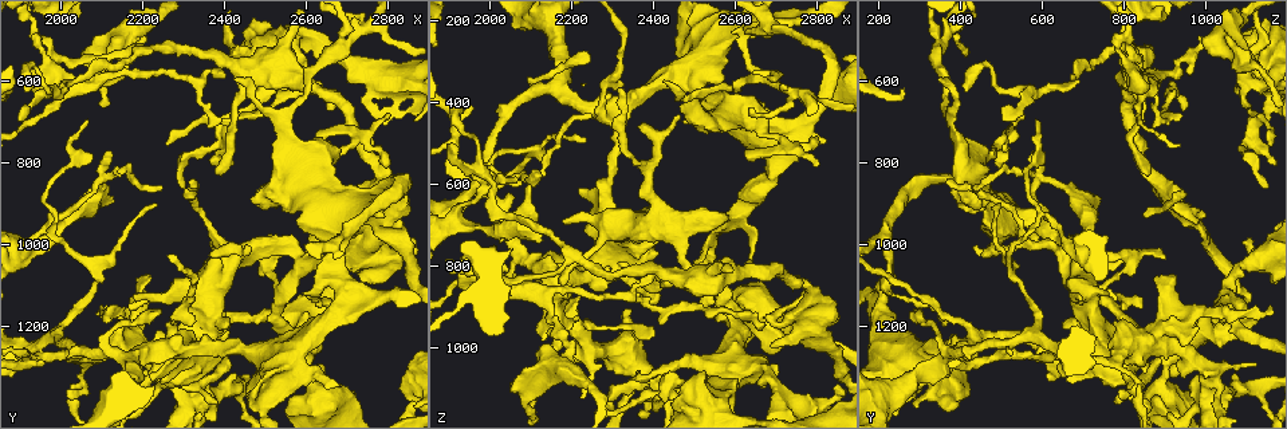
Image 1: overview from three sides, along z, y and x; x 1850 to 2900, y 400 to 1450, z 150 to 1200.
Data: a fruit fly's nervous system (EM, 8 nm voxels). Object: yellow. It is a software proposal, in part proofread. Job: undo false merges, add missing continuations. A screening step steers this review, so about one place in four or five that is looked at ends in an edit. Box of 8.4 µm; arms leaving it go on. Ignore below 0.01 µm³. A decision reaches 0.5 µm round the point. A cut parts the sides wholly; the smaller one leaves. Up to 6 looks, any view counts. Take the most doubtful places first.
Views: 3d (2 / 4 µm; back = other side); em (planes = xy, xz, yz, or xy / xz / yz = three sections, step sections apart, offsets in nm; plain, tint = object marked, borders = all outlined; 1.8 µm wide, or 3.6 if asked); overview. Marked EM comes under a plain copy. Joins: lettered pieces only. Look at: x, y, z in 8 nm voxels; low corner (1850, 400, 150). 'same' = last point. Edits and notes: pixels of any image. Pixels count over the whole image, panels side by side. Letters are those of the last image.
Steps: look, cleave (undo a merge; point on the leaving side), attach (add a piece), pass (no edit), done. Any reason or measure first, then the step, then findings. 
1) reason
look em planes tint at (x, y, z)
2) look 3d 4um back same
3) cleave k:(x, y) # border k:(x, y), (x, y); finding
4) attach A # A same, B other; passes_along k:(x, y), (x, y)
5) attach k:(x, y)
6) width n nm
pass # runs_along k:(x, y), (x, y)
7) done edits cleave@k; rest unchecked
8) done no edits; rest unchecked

touches itself
look em xz step 8 tint at (2090, 845, 595)

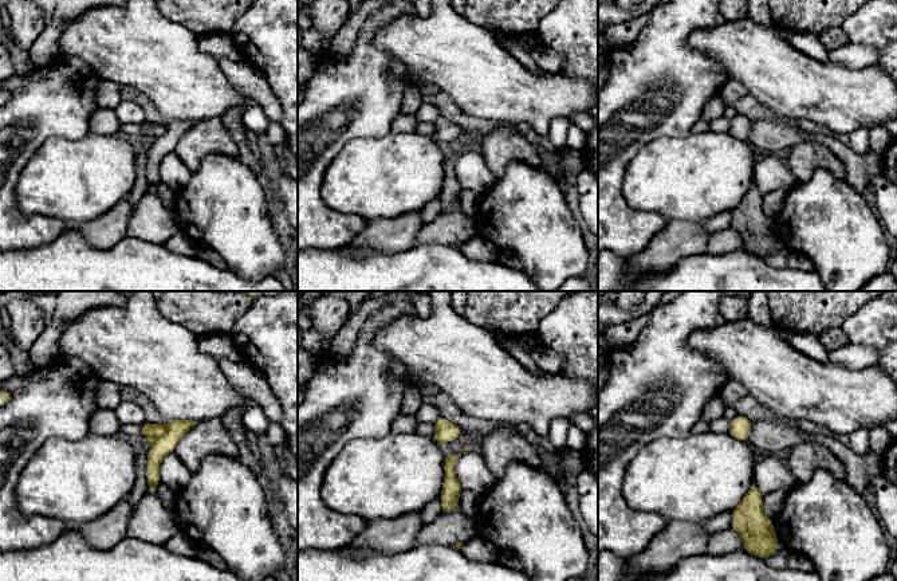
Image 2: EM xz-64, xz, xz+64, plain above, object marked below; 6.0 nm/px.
cut it another way
look em planes borders same

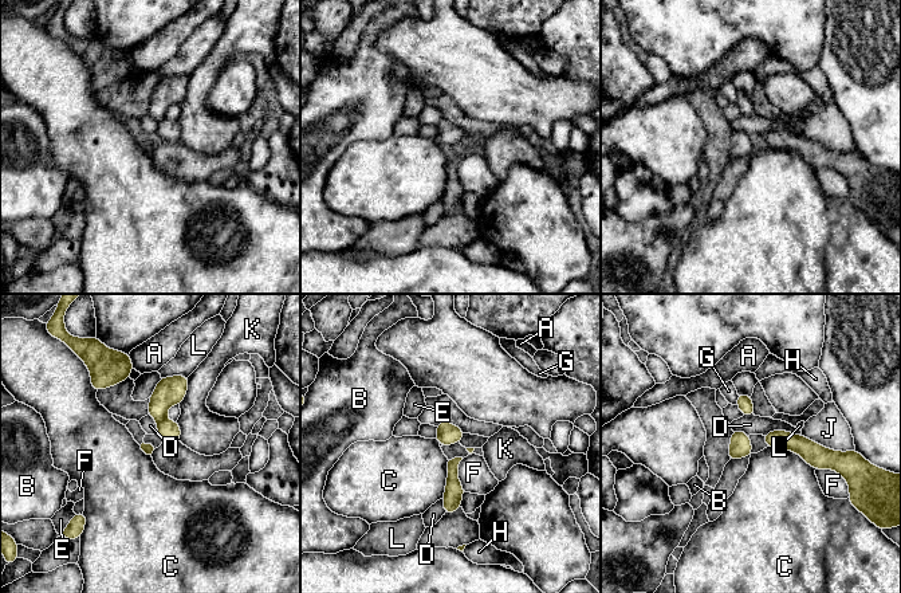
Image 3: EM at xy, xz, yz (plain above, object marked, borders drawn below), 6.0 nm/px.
longest_contact C 320 nm
pass # A other, B other, C other, D other, E other, F other, G other, H other, J other, K other, L other; all the same cell

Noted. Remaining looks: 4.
three arms meet
look em planes tint at (2170, 490, 1035)

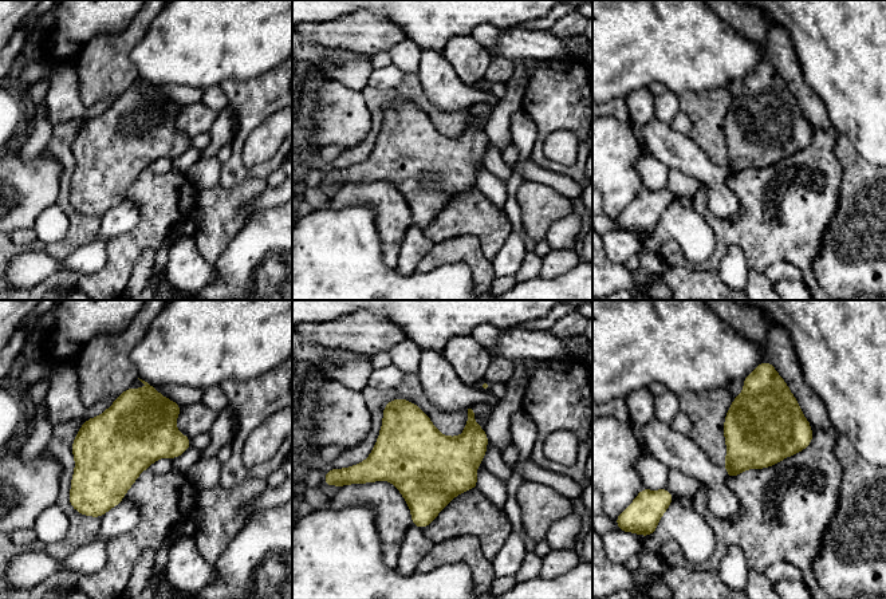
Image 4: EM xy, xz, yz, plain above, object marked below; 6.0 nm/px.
look em planes borders same

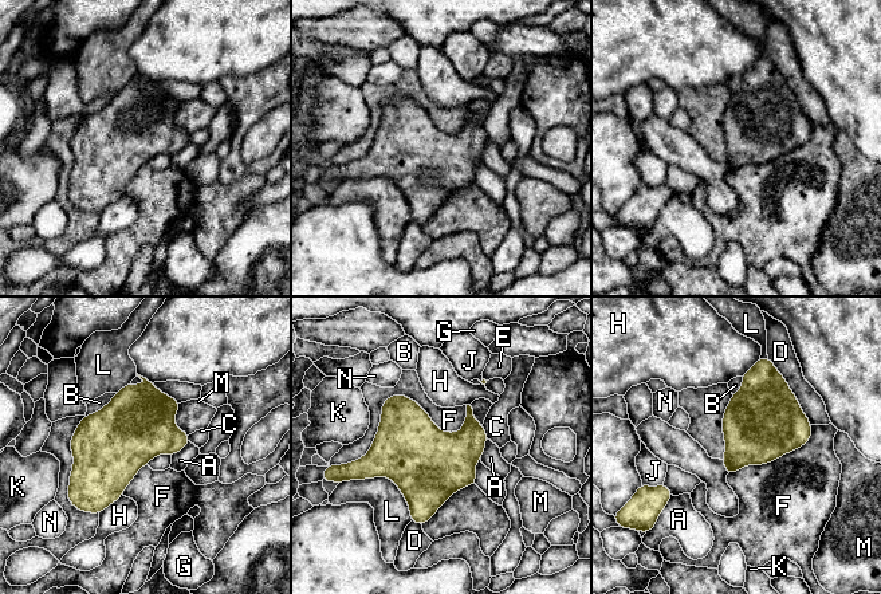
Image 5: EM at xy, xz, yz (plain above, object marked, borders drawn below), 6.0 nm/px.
longest_contact F 800 nm
pass # A other, B other, C other, D other, E other, F other, G other, H other, J other, K other, L other, M other, N other; border 5:(467, 405), (350, 463); all the same cell

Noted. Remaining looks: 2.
branch stops here
look em xy step 8 borders at (2175, 1125, 700)

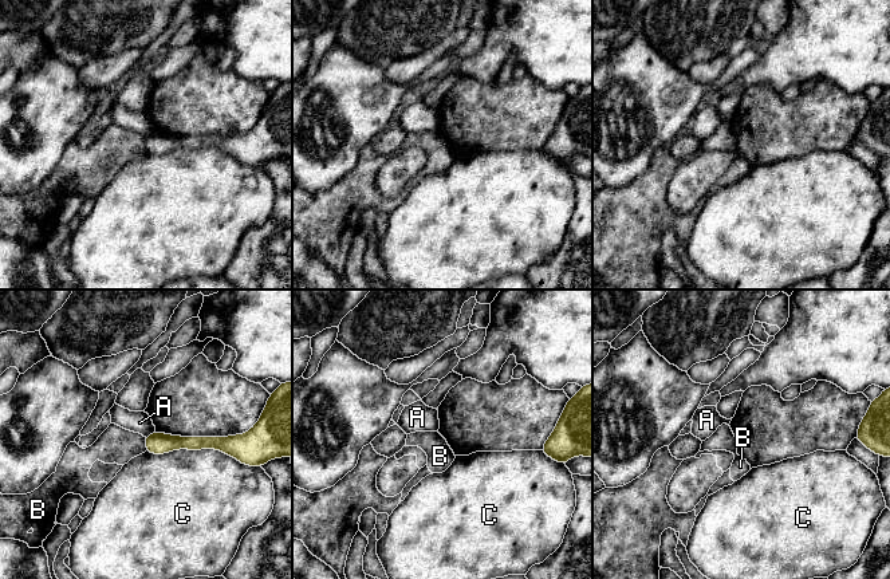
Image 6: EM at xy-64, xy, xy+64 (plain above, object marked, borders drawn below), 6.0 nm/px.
look em planes borders same

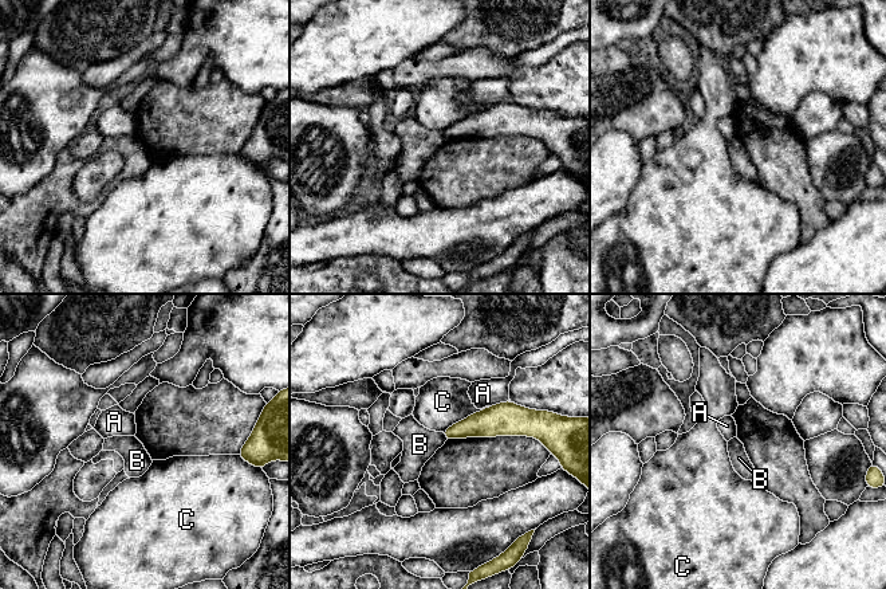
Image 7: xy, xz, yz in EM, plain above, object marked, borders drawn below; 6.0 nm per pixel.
pass # A other, B other, C other; border 7:(441, 432), (447, 439); no lettered piece goes on from it

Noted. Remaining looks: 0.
done no edits; rest unchecked

